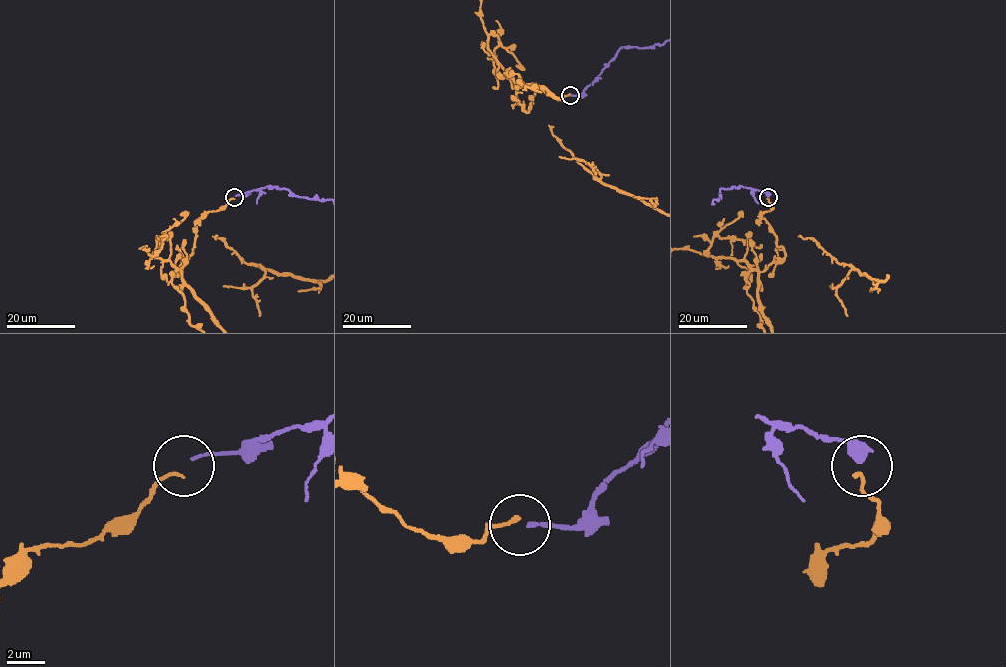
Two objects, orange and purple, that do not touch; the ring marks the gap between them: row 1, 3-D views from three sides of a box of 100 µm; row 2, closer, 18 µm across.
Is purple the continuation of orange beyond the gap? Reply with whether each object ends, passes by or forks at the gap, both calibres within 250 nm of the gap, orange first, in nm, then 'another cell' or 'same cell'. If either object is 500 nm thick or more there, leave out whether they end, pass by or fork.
orange ends | purple ends | 220/160 nm | another cell

